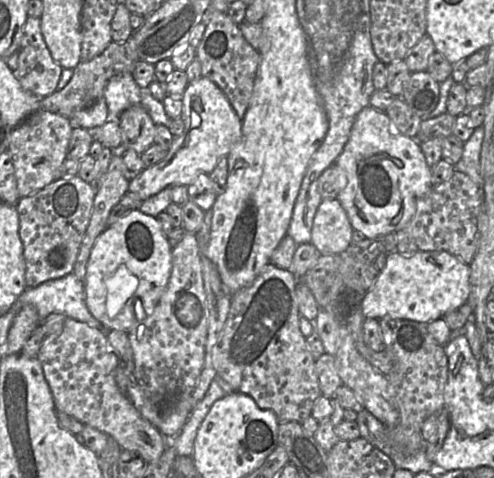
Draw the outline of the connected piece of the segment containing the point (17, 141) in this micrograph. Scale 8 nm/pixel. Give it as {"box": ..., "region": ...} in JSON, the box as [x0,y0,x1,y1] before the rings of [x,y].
{"box":[8,111,72,198],"region":[[[36,111],[13,128],[8,151],[15,170],[20,198],[37,193],[59,179],[59,172],[67,158],[72,127],[68,118],[49,111]]]}

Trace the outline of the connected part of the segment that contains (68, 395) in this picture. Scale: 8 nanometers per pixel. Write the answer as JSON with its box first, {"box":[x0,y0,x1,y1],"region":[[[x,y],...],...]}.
{"box":[36,317,165,462],"region":[[[67,317],[60,331],[46,336],[36,356],[42,366],[57,412],[63,412],[78,419],[117,441],[122,450],[136,452],[146,462],[156,462],[165,447],[165,437],[149,421],[142,417],[128,396],[116,383],[117,357],[111,351],[106,333],[87,323]]]}

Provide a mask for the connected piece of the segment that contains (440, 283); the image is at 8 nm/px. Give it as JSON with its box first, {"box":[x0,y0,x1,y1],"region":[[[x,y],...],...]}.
{"box":[361,251,471,323],"region":[[[418,251],[414,254],[388,253],[386,266],[381,270],[374,287],[367,290],[361,308],[365,318],[383,317],[409,319],[420,323],[429,323],[442,318],[468,302],[471,292],[471,268],[458,257],[447,251]]]}

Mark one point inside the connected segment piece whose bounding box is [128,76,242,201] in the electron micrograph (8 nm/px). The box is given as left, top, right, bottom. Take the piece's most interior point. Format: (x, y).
(212, 128)

